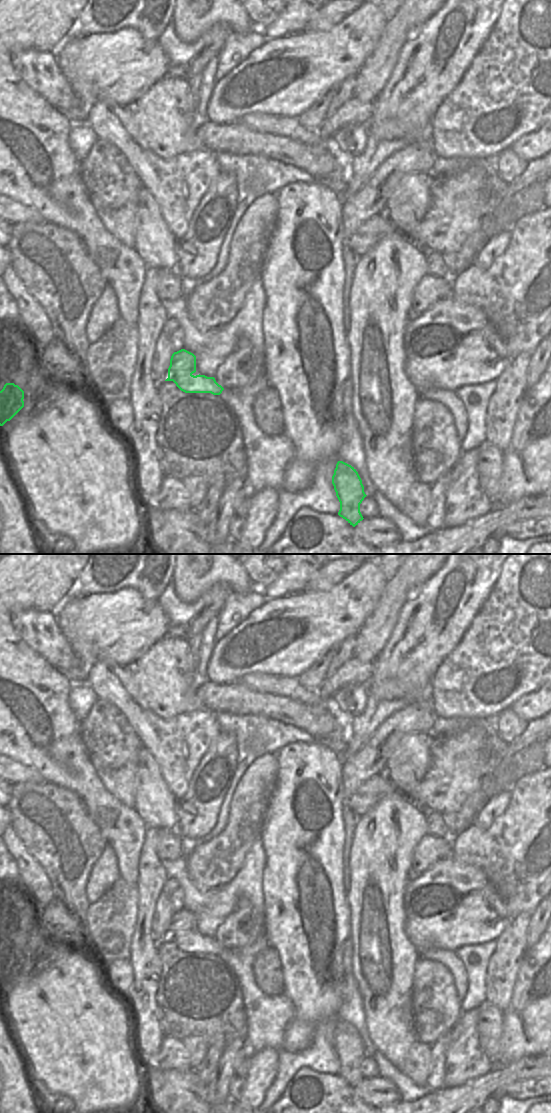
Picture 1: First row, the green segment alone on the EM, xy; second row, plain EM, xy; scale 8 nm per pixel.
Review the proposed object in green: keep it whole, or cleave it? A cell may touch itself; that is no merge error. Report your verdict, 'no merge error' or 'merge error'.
merge error

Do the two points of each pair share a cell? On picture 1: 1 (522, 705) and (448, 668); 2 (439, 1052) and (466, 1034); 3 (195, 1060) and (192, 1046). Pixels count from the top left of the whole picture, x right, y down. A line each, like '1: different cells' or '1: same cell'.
1: different cells
2: different cells
3: same cell

